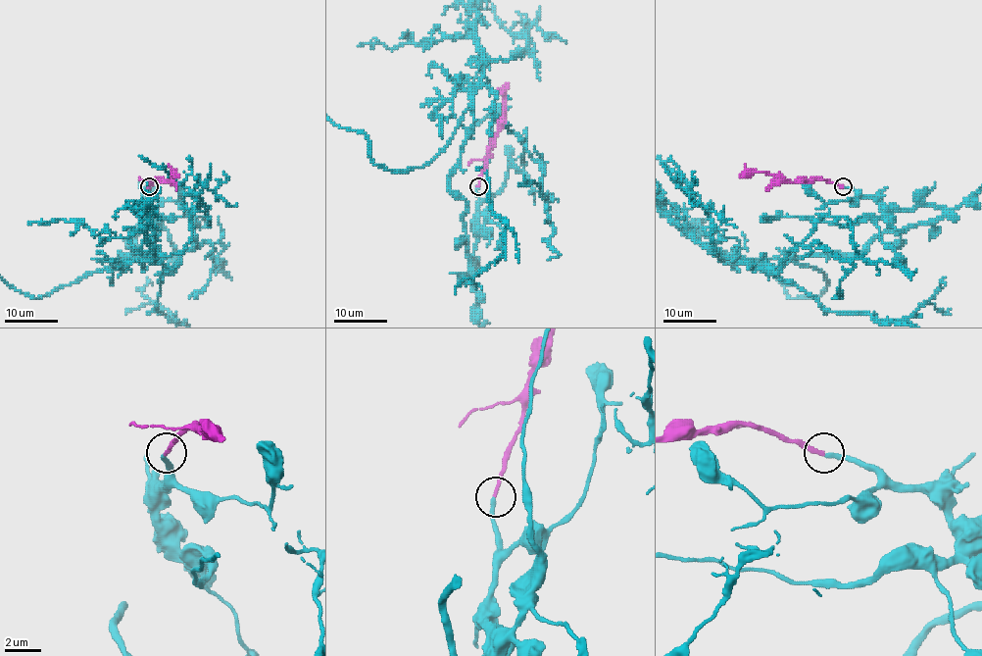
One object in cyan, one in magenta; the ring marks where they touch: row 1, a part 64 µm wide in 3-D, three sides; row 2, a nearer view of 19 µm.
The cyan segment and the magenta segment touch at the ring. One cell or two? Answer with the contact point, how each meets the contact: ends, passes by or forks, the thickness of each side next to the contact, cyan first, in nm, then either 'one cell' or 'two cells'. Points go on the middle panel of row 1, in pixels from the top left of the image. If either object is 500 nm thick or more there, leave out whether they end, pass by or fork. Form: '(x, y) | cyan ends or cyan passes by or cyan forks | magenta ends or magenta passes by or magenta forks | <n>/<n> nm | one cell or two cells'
(478, 186) | cyan ends | magenta ends | 240/200 nm | one cell

